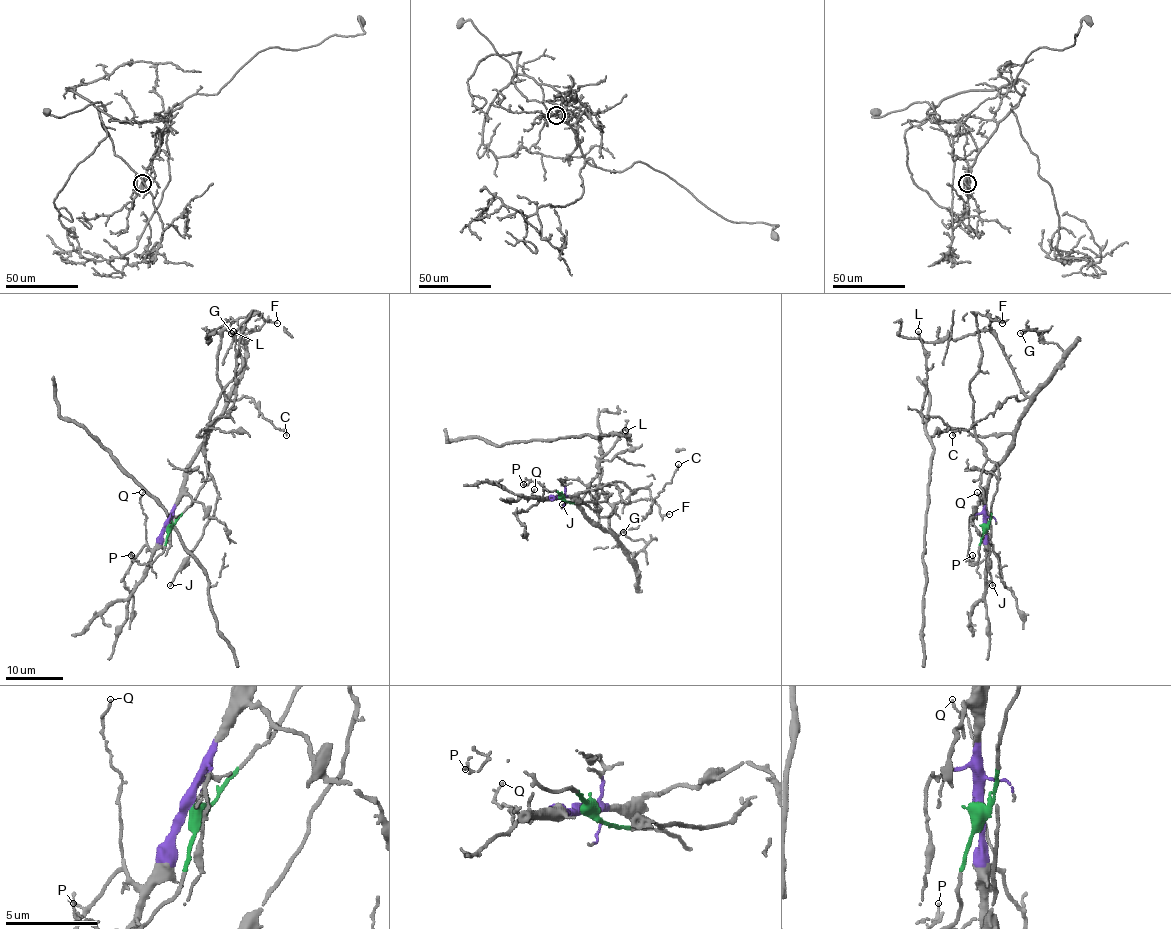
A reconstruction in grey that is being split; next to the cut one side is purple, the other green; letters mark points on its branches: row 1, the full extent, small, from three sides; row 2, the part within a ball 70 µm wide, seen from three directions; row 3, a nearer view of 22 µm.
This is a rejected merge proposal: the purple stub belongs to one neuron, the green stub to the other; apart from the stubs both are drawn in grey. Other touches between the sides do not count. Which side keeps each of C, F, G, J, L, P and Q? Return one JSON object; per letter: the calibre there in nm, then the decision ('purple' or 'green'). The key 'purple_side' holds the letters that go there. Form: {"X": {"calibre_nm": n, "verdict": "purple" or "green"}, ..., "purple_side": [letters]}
{"C": {"calibre_nm": 130, "verdict": "purple"}, "F": {"calibre_nm": 110, "verdict": "green"}, "G": {"calibre_nm": 130, "verdict": "purple"}, "J": {"calibre_nm": 110, "verdict": "green"}, "L": {"calibre_nm": 150, "verdict": "purple"}, "P": {"calibre_nm": 110, "verdict": "green"}, "Q": {"calibre_nm": 100, "verdict": "purple"}, "purple_side": ["C", "G", "L", "Q"]}

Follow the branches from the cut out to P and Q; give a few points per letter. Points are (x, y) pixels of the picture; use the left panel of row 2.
P: (168, 526), (164, 550), (153, 562), (140, 564), (131, 554)
Q: (168, 525), (163, 539), (151, 549), (146, 537), (146, 515), (140, 499), (143, 492)

